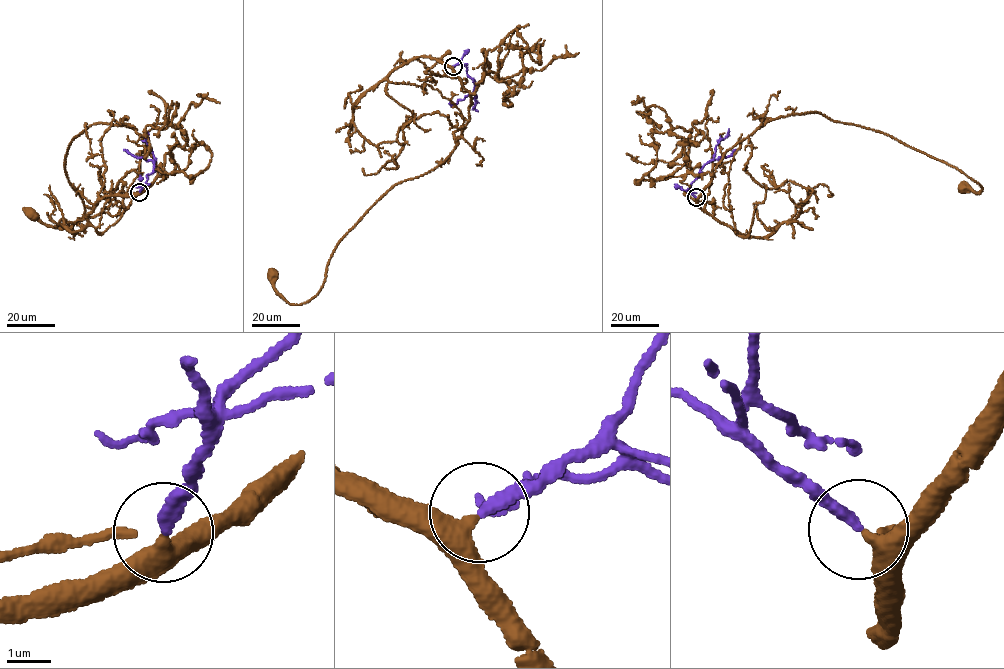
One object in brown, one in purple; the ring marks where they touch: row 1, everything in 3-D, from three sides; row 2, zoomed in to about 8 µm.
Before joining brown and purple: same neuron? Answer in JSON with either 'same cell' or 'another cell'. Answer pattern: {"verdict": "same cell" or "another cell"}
{"verdict": "same cell"}

